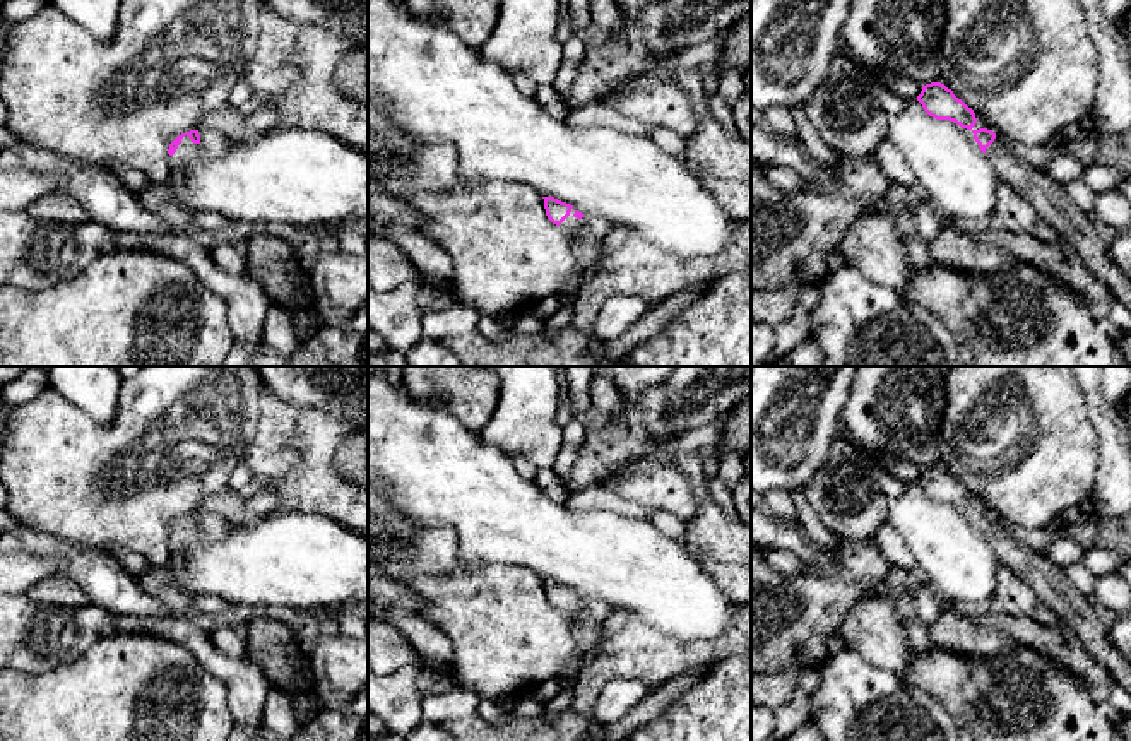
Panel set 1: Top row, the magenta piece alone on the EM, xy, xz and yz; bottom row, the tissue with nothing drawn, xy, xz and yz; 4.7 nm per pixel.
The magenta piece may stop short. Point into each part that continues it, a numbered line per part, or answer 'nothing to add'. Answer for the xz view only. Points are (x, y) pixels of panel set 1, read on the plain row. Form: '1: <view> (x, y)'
1: xz (586, 613)

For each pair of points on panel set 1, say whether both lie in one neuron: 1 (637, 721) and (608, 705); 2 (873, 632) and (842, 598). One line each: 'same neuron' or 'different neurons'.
1: different neurons
2: different neurons

